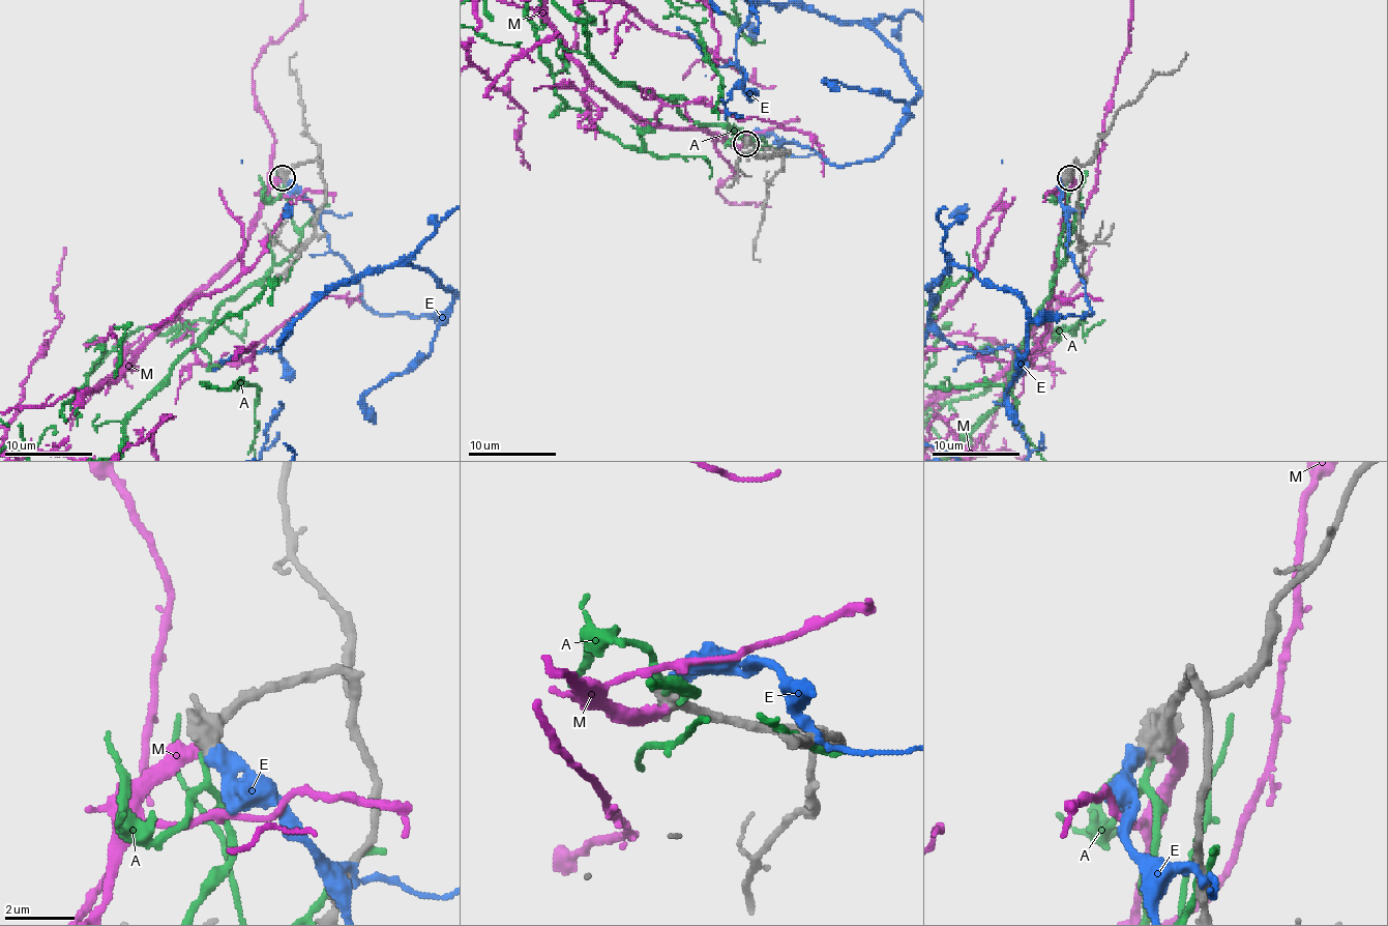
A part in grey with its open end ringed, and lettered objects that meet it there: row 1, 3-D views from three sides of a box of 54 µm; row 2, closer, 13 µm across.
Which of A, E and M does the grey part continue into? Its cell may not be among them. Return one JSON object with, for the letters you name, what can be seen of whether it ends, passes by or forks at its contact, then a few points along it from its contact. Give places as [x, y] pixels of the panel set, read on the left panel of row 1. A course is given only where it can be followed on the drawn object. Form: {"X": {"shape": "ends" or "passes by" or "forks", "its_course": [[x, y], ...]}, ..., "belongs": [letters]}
{"M": {"shape": "ends"}, "belongs": ["M"]}

